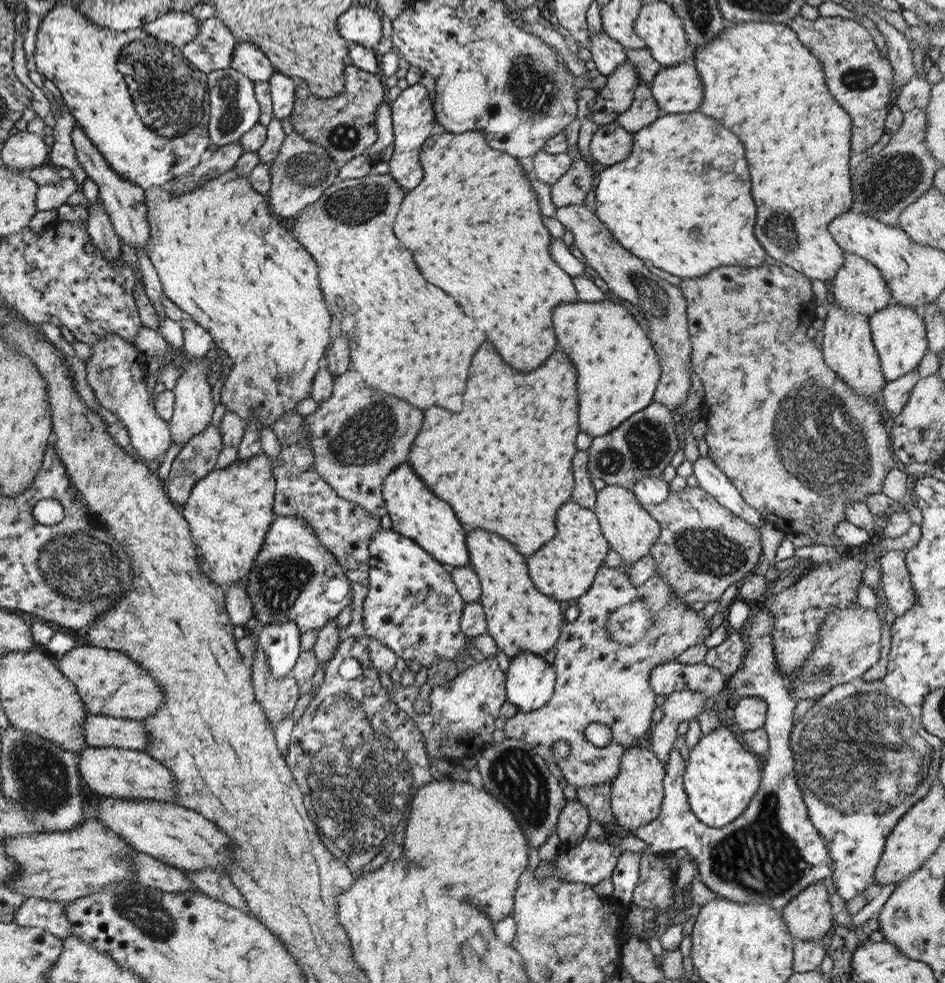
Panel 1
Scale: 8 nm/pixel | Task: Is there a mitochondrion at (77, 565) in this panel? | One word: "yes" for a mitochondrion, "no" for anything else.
yes

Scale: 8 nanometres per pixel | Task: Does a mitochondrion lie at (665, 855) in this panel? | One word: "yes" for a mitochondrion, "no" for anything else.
no

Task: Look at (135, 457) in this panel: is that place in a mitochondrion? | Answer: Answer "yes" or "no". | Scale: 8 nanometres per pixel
no

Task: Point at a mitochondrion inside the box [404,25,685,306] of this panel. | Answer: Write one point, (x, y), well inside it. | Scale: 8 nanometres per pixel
(535, 90)

